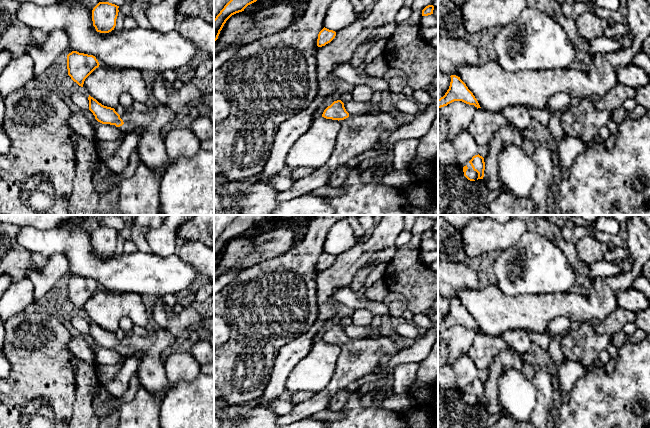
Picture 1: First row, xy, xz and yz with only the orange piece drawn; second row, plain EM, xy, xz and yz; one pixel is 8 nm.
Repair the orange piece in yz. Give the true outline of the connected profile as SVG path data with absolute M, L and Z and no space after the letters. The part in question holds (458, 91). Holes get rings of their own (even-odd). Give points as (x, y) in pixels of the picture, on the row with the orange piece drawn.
M451 75L449 89L443 97L438 99L438 109L454 101L462 101L469 105L474 105L477 109L481 108L473 93L466 84L456 75Z

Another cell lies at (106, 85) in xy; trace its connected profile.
M99 65L84 81L83 88L88 95L104 106L116 108L120 96L127 93L132 101L147 103L150 91L136 68L107 68Z

